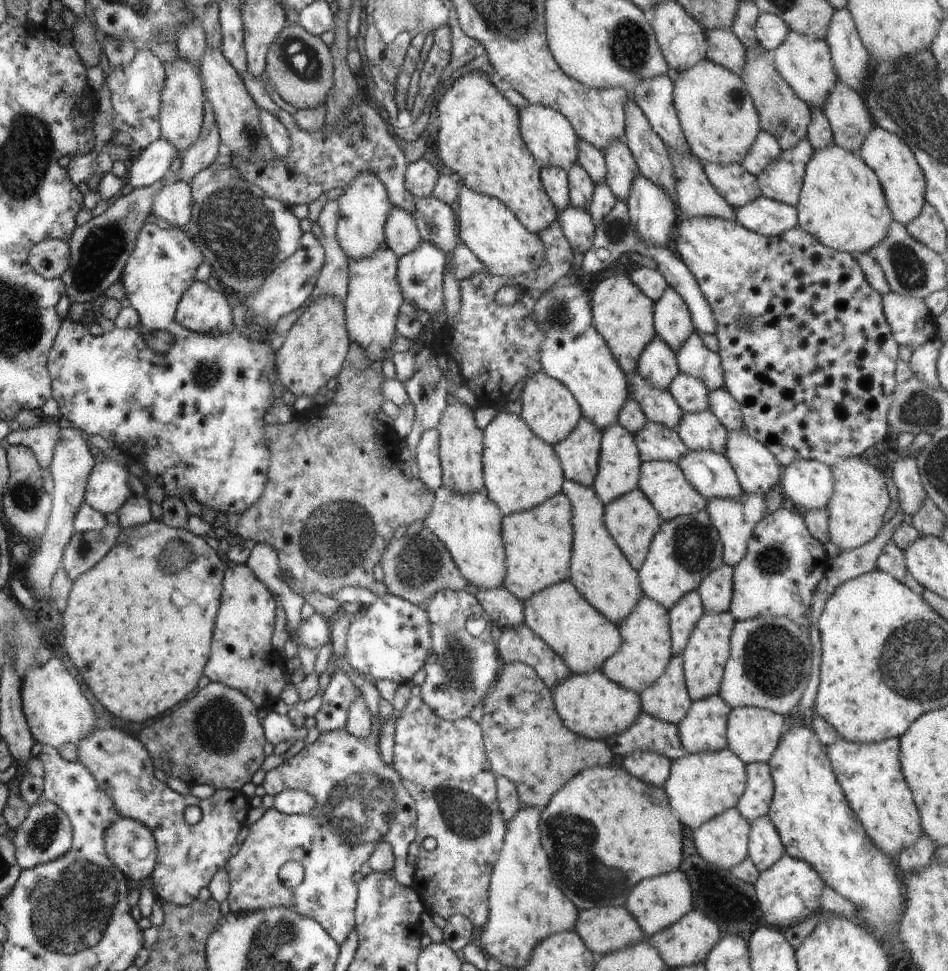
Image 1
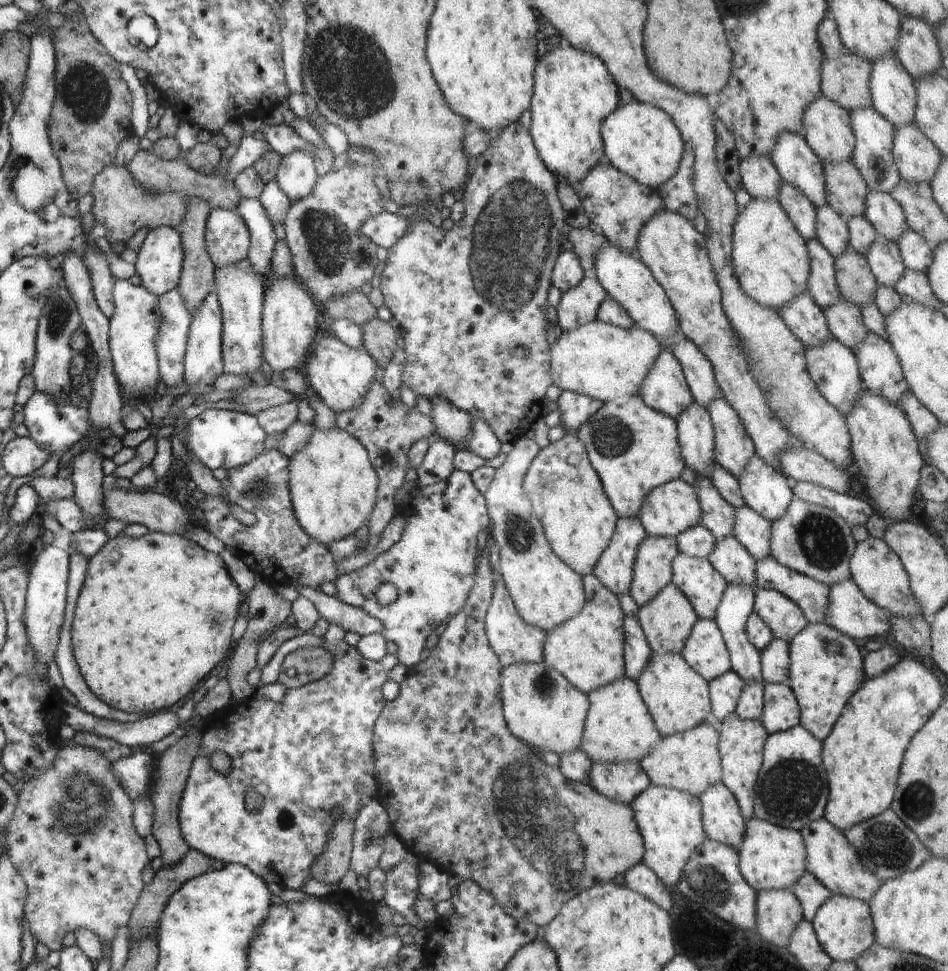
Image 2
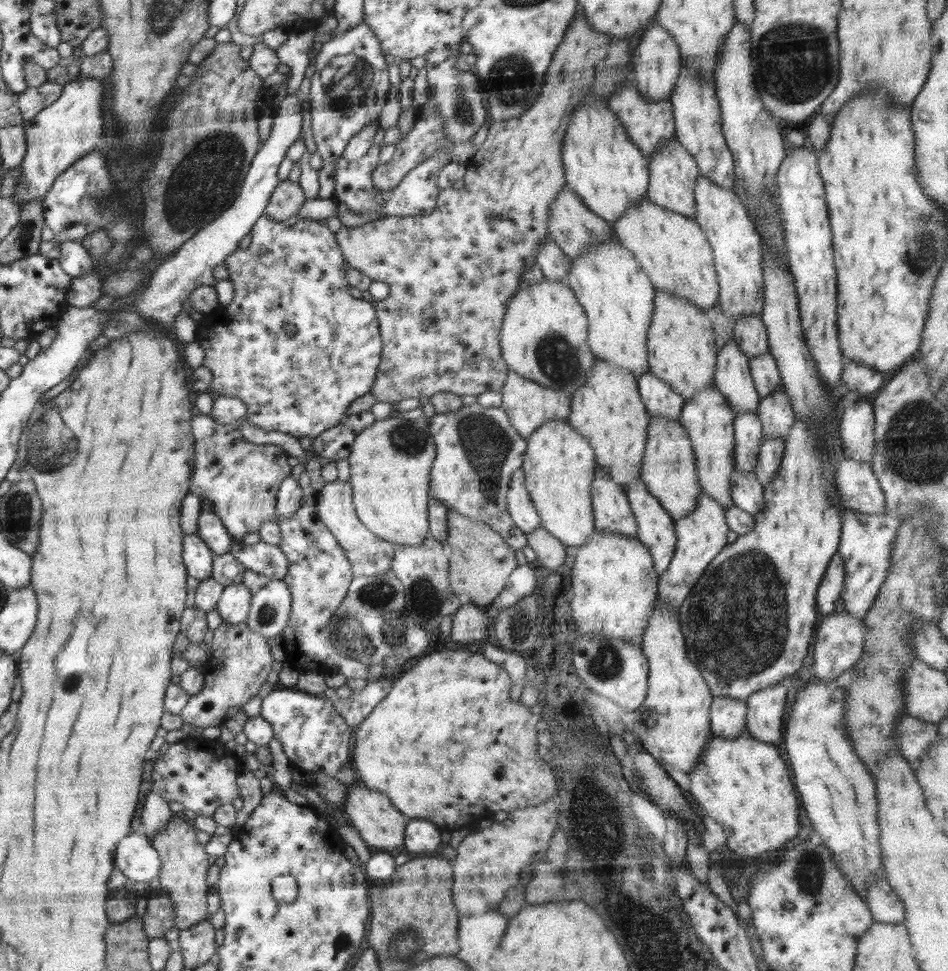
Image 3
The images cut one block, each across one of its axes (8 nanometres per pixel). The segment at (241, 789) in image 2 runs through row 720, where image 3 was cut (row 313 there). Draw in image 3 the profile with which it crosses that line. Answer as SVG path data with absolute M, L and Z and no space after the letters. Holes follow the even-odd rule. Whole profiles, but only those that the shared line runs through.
M265 214L256 220L251 230L252 239L247 248L236 247L230 256L225 258L228 270L228 280L232 282L234 297L228 306L219 305L206 316L197 319L195 341L204 349L204 362L202 366L208 368L212 373L212 384L207 392L214 397L236 397L244 401L246 414L243 416L250 424L278 432L287 432L292 436L309 436L315 439L325 430L336 426L347 415L347 410L352 402L370 393L375 382L375 376L382 360L382 337L380 337L380 323L376 317L376 309L370 301L357 299L350 295L349 284L344 272L345 260L342 256L335 234L322 225L319 221L309 218L299 219L297 223L289 227L284 222L276 222ZM284 324L293 324L296 327L295 334L286 334Z

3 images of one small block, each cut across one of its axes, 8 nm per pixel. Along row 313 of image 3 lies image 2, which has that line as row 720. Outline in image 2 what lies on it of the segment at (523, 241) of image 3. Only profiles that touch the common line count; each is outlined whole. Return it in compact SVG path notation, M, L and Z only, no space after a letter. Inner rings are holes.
M485 547L477 554L477 569L474 575L474 586L466 598L462 610L448 622L446 630L439 637L438 644L432 648L426 660L420 661L416 666L409 668L406 678L399 684L399 694L391 701L385 701L384 708L376 720L373 728L373 752L375 758L375 774L377 776L378 792L376 799L388 812L388 816L395 835L403 842L410 853L421 859L433 861L442 872L449 876L458 876L461 880L474 880L494 896L494 900L516 920L528 920L537 927L550 924L564 903L576 896L580 890L590 888L595 884L608 882L616 874L624 874L636 863L643 862L644 844L640 834L632 807L622 802L614 802L604 794L598 794L590 783L577 783L564 778L559 768L552 768L541 758L541 752L528 746L520 738L512 736L506 726L501 709L500 676L501 666L498 656L492 650L485 630L485 616L492 602L494 573L491 570L490 549Z

